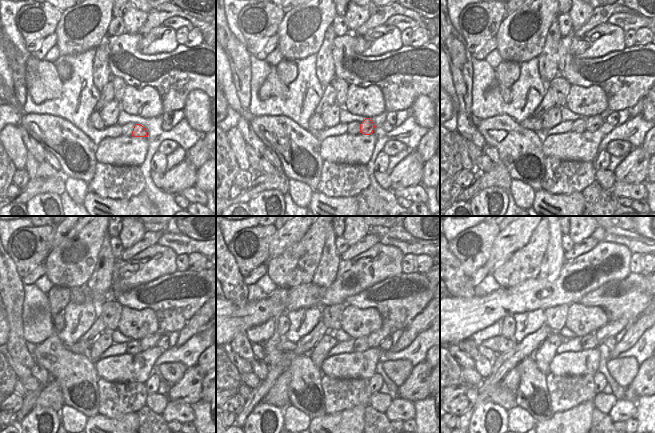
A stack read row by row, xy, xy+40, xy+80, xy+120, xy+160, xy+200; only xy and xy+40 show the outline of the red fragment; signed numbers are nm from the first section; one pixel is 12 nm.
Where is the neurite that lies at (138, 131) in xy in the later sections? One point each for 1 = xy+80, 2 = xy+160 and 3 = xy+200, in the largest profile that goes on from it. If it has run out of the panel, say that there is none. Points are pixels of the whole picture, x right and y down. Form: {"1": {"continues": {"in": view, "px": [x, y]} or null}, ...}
{"1": {"continues": {"in": "xy+80", "px": [592, 123]}}, "2": {"continues": {"in": "xy+160", "px": [375, 338]}}, "3": {"continues": {"in": "xy+200", "px": [612, 328]}}}

